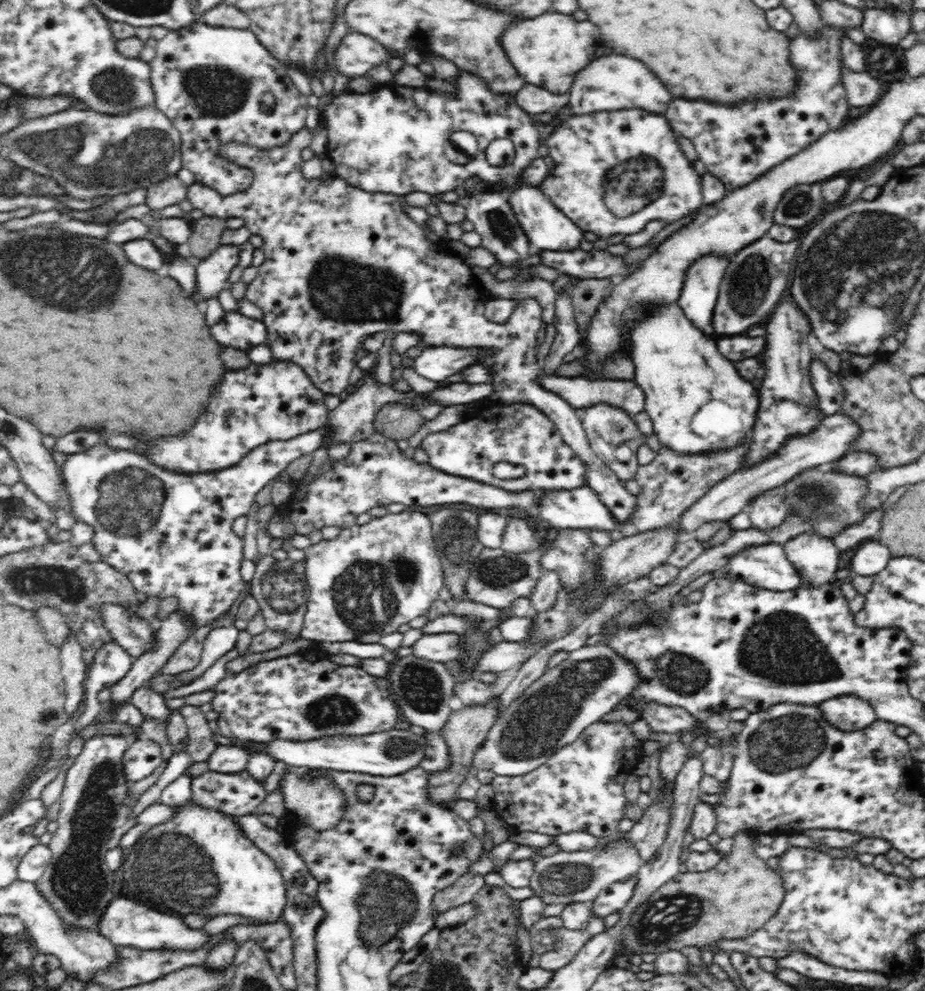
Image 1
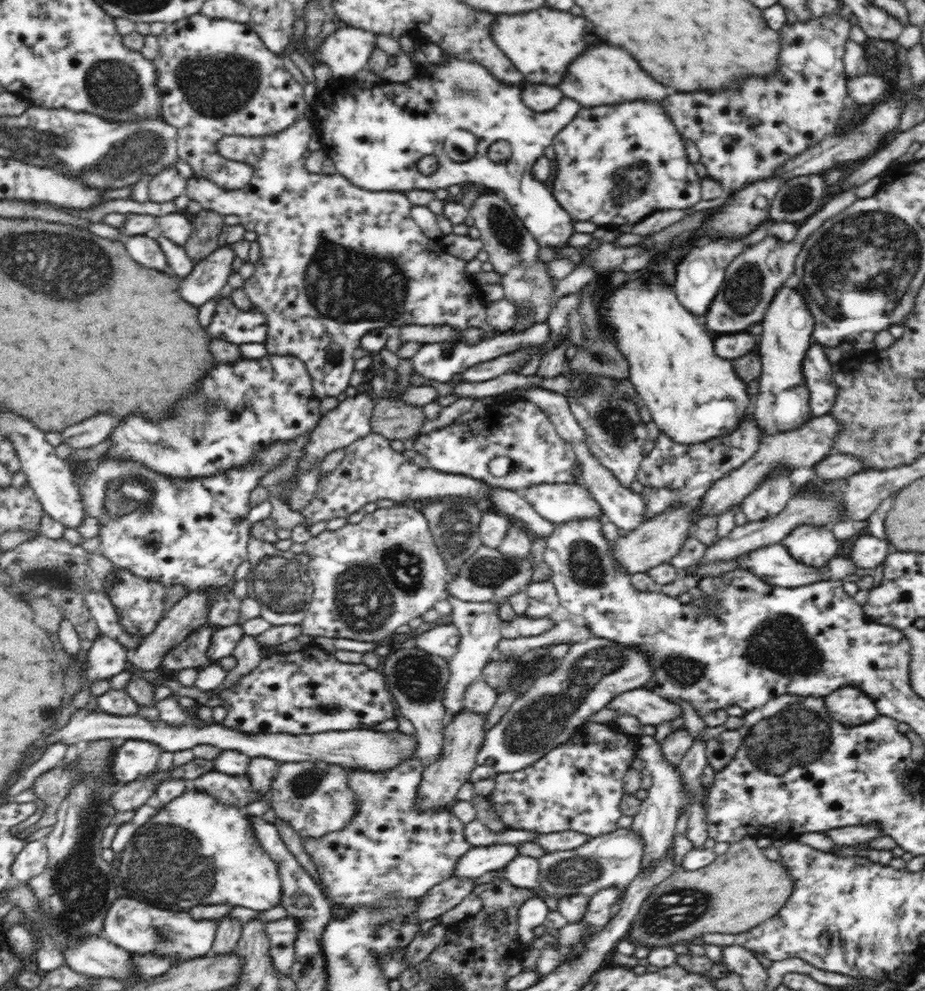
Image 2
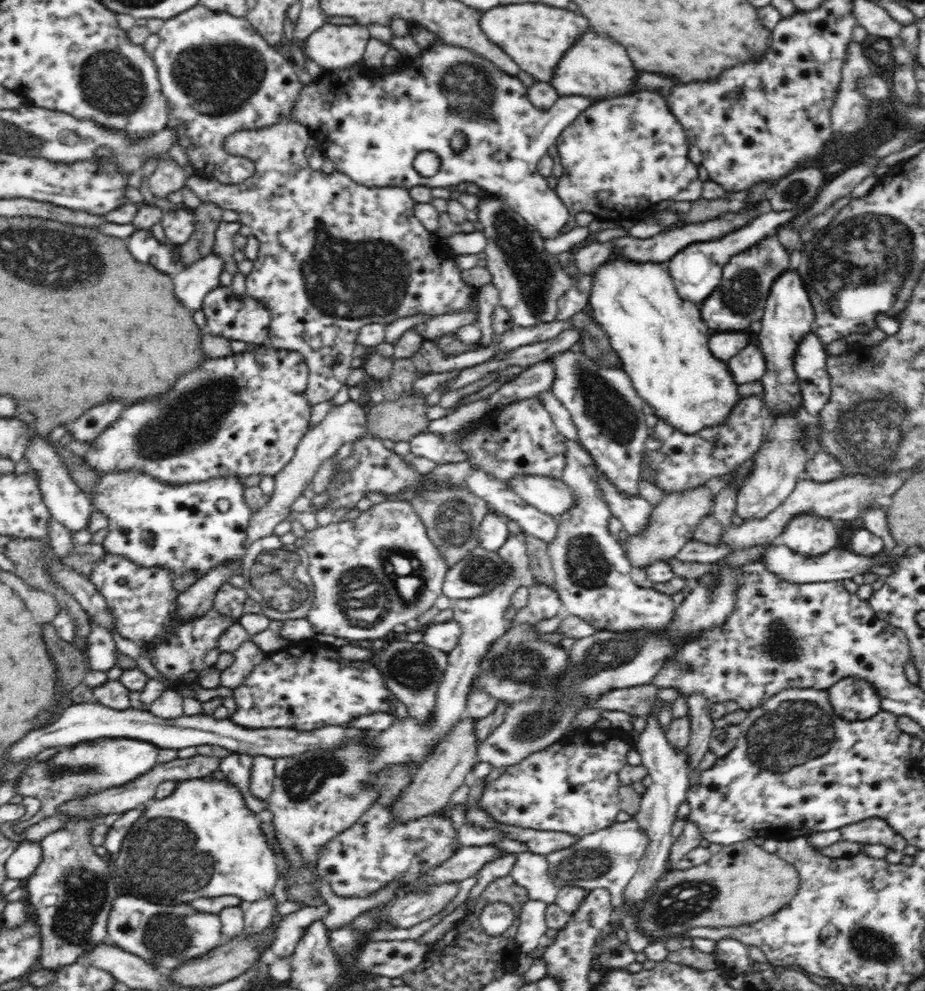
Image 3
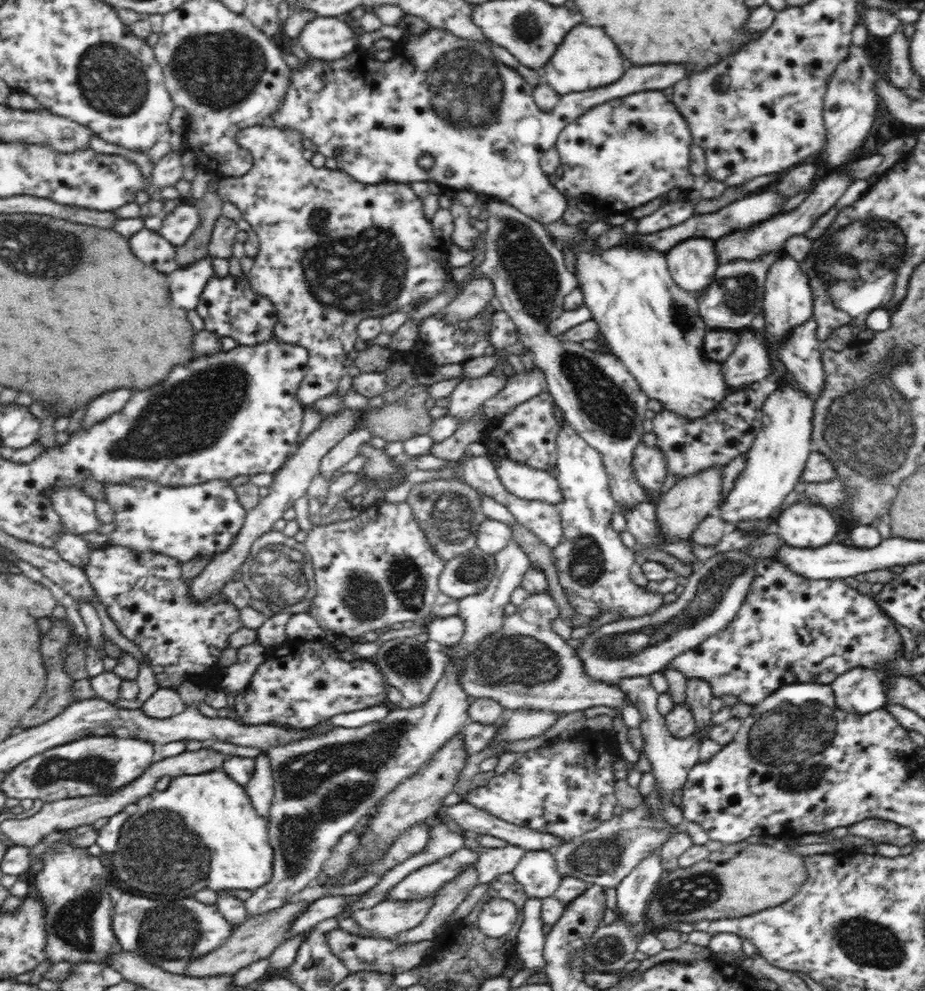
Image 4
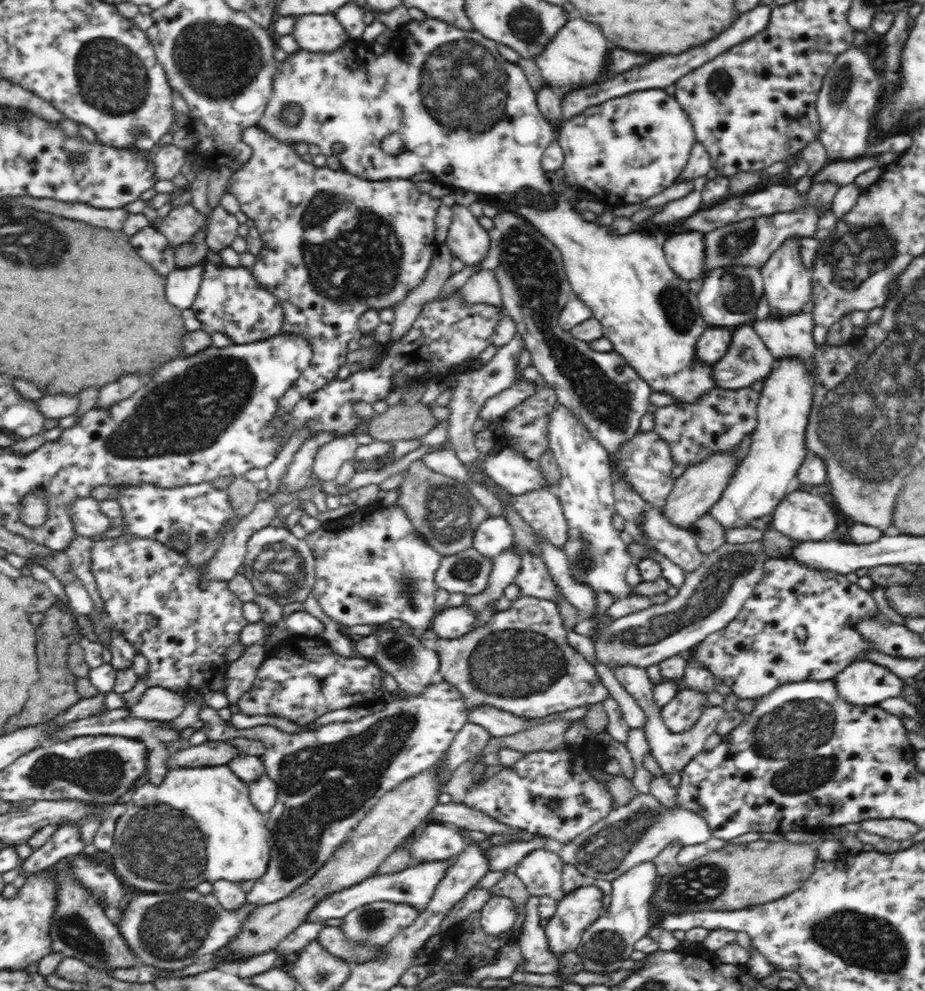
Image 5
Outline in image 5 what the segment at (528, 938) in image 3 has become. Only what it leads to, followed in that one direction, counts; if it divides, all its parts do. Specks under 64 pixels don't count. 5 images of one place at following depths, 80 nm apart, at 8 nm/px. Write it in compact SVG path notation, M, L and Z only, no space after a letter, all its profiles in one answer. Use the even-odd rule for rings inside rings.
M530 897L526 904L526 918L520 925L522 934L515 940L520 947L519 957L523 959L520 968L534 974L556 974L560 964L548 947L545 927L540 924L538 906L539 898Z

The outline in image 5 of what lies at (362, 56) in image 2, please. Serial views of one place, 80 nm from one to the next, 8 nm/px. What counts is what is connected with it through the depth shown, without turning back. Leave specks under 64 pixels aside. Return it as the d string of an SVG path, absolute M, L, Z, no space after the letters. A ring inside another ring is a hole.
M333 14L298 16L291 34L299 48L312 53L332 53L350 41L342 23Z

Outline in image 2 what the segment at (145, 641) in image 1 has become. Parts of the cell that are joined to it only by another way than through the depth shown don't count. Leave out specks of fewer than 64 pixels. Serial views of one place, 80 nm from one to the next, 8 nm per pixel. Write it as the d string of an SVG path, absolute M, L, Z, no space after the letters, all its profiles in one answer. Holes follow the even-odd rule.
M86 590L84 603L88 605L99 630L106 636L117 640L128 652L133 652L140 644L140 638L144 636L132 635L126 632L122 623L118 621L116 607L105 593Z

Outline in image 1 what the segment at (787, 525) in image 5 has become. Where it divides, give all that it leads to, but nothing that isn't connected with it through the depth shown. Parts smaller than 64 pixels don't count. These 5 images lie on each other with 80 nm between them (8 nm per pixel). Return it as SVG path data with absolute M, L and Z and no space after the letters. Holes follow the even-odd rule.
M812 531L800 534L782 544L787 559L801 576L801 587L831 584L838 568L840 551L832 539L820 537Z

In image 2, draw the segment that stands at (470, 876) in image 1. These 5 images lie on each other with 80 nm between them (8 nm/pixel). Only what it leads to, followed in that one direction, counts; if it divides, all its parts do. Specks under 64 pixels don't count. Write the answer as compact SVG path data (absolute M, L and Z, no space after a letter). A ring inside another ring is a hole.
M456 878L446 880L434 886L417 905L417 920L419 922L439 918L448 910L455 908L475 890L475 880L472 878Z

